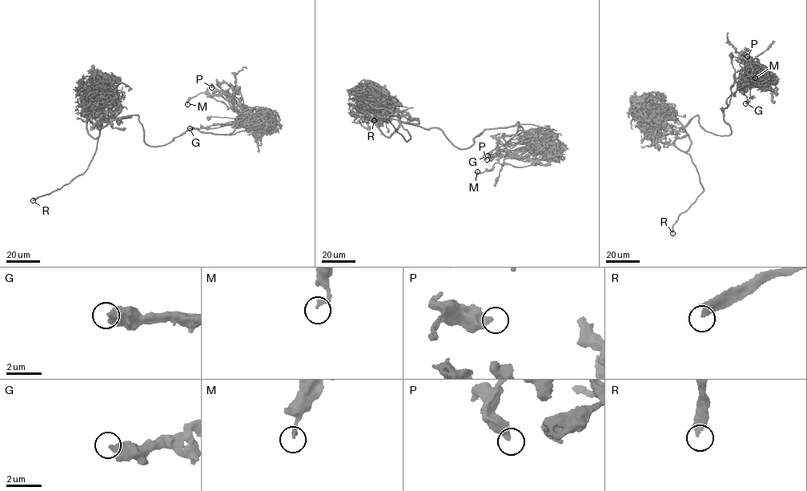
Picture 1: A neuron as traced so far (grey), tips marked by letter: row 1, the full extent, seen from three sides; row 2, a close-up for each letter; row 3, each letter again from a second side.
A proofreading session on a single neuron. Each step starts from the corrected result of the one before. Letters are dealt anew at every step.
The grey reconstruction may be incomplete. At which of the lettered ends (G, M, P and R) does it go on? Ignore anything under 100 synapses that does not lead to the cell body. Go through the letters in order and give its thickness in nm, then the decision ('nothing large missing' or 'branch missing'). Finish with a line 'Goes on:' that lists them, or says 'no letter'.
G: 440 nm | nothing large missing
M: 220 nm | nothing large missing
P: 440 nm | nothing large missing
R: 340 nm | branch missing
Goes on: R

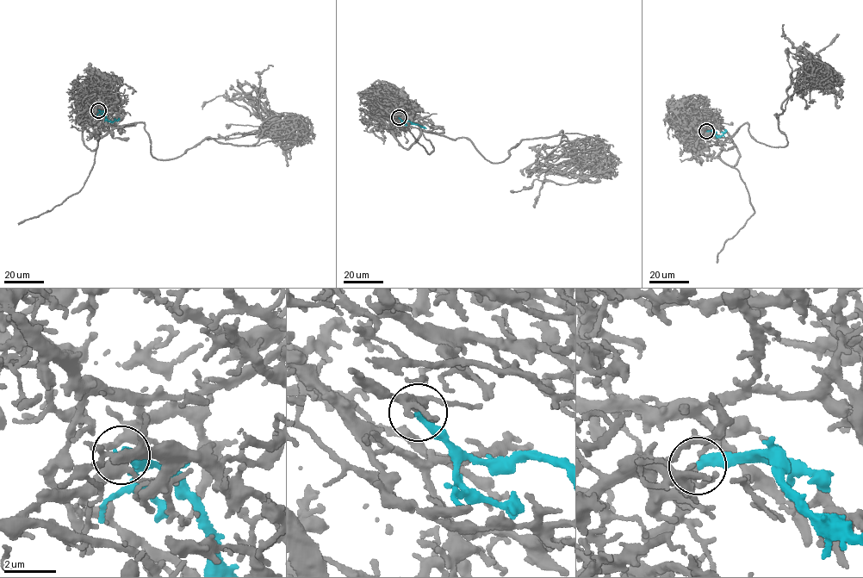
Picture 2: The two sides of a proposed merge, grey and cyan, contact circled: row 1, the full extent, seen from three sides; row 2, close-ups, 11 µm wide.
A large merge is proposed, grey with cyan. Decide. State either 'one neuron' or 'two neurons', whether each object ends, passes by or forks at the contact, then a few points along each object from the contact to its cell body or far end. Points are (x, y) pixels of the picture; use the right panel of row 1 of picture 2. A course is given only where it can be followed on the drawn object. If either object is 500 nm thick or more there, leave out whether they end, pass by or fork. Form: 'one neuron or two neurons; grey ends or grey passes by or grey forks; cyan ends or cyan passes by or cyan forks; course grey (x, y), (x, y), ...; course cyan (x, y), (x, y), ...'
one neuron; grey forks; cyan ends; course grey (706, 131), (722, 146), (747, 123), (788, 145), (775, 114), (816, 60), (835, 73), (804, 88), (804, 108); course cyan (706, 131), (710, 130), (718, 137), (727, 130)

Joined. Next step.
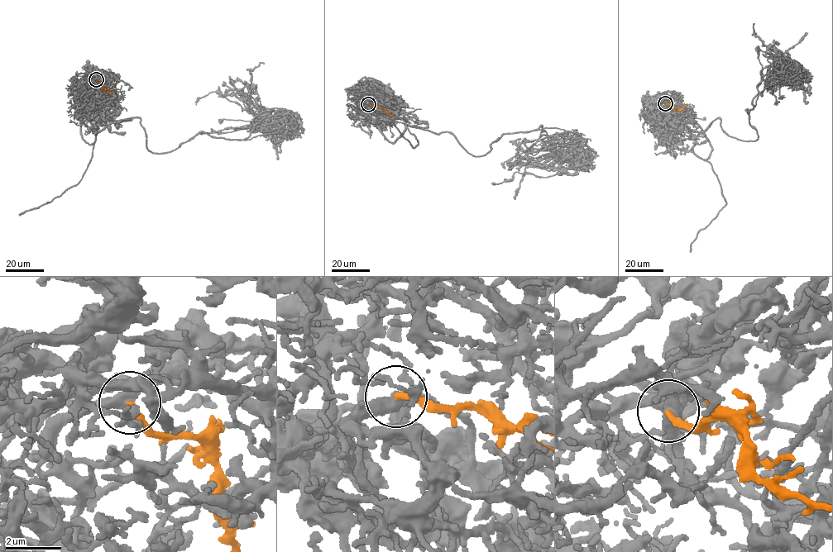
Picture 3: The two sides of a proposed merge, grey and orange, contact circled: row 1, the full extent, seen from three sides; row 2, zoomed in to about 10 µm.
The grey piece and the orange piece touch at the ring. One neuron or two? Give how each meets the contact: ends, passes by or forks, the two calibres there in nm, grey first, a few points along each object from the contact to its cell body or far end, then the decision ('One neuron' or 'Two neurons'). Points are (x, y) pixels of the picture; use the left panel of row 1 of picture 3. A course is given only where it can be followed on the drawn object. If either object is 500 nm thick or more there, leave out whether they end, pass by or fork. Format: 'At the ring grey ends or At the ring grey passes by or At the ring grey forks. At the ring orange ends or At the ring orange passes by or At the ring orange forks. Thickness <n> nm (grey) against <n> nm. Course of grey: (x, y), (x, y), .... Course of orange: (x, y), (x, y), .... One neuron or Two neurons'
At the ring grey passes by. At the ring orange ends. Thickness 400 nm (grey) against 240 nm. Course of grey: (97, 79), (92, 109), (140, 118), (154, 153), (298, 117), (284, 130), (198, 132). Course of orange: (97, 79), (101, 82), (105, 92), (113, 91). One neuron

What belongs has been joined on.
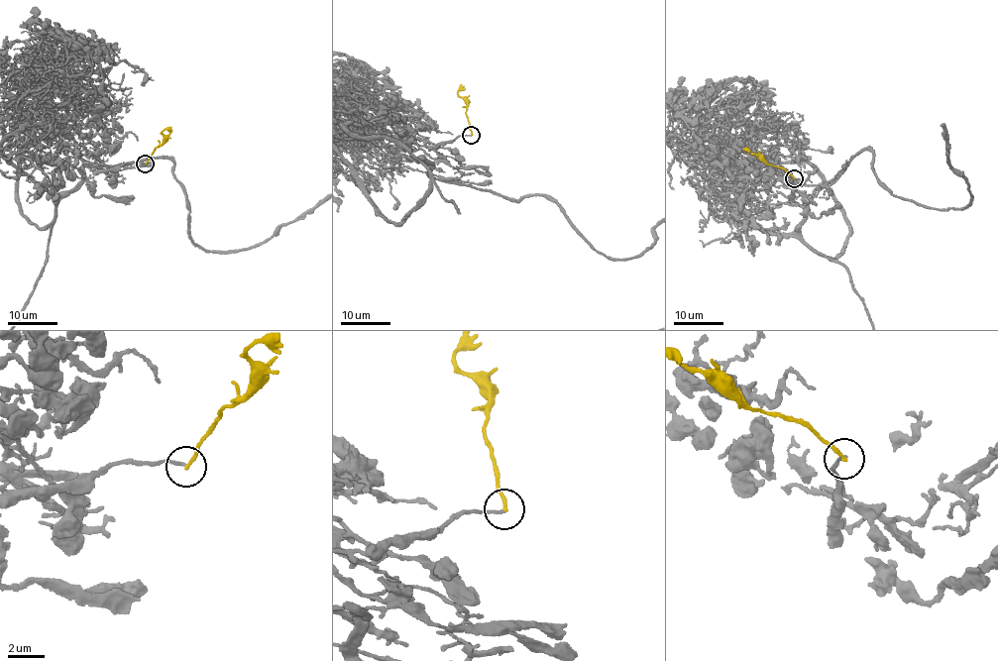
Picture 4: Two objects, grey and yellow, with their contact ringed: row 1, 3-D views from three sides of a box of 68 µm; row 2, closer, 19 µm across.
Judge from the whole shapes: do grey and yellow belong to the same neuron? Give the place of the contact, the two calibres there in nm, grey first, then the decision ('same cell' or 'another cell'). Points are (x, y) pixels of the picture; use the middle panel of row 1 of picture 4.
at (471, 135); 140 nm thick on the grey side, 190 nm on the other; another cell

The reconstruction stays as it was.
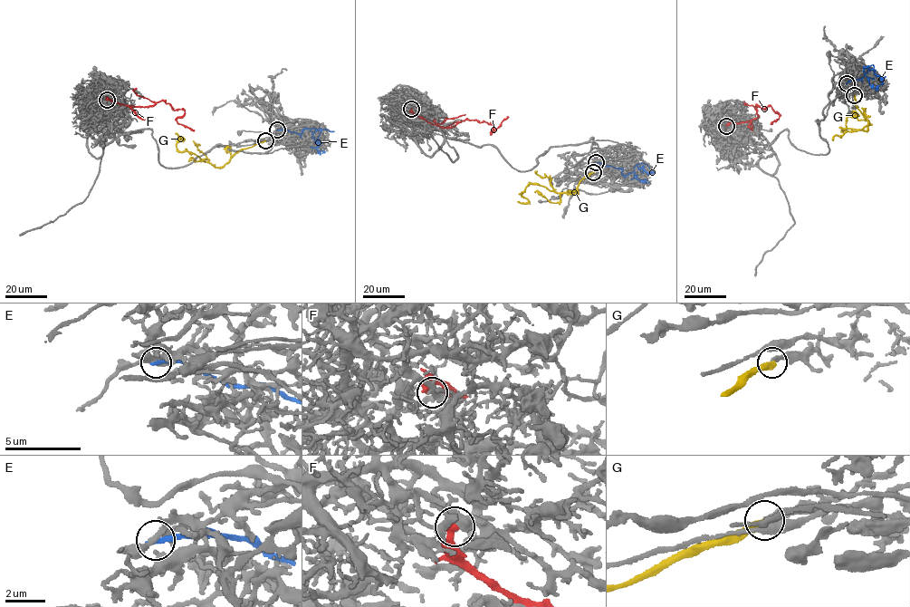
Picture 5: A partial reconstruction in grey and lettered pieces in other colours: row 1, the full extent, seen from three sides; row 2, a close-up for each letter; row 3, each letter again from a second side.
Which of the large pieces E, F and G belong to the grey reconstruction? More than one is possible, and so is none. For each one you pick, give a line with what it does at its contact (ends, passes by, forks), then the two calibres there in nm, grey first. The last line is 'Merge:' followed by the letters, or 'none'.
Merge: none

